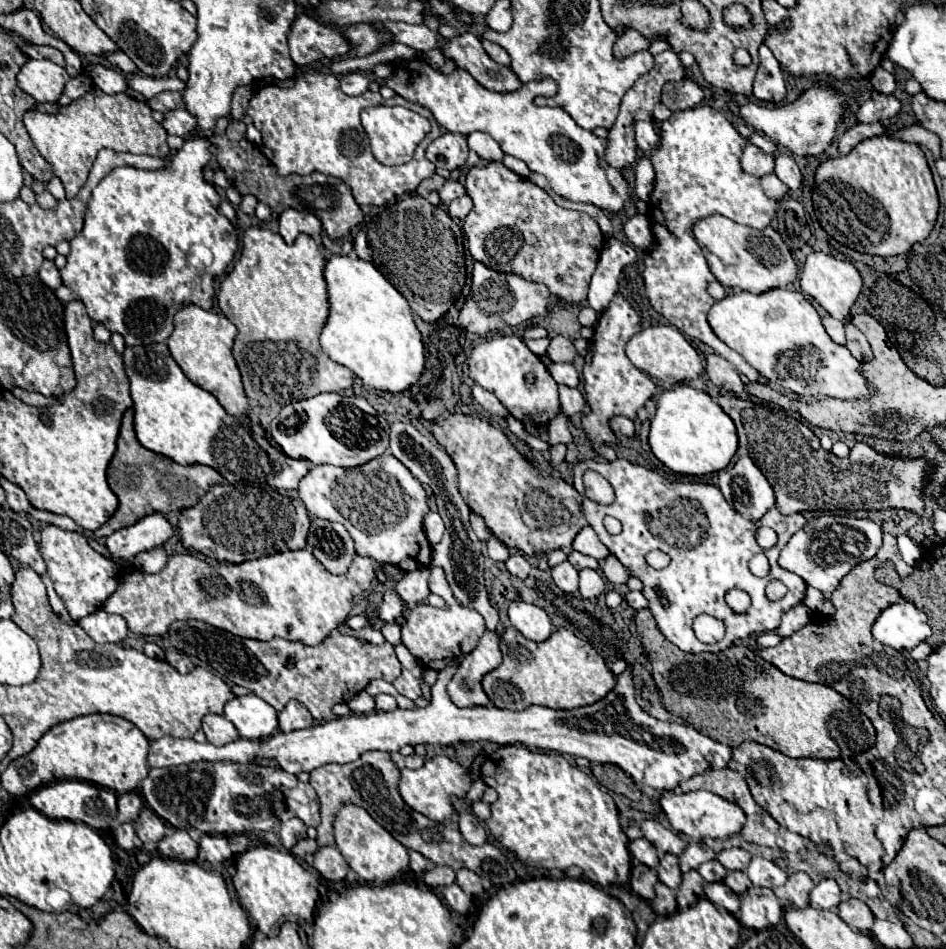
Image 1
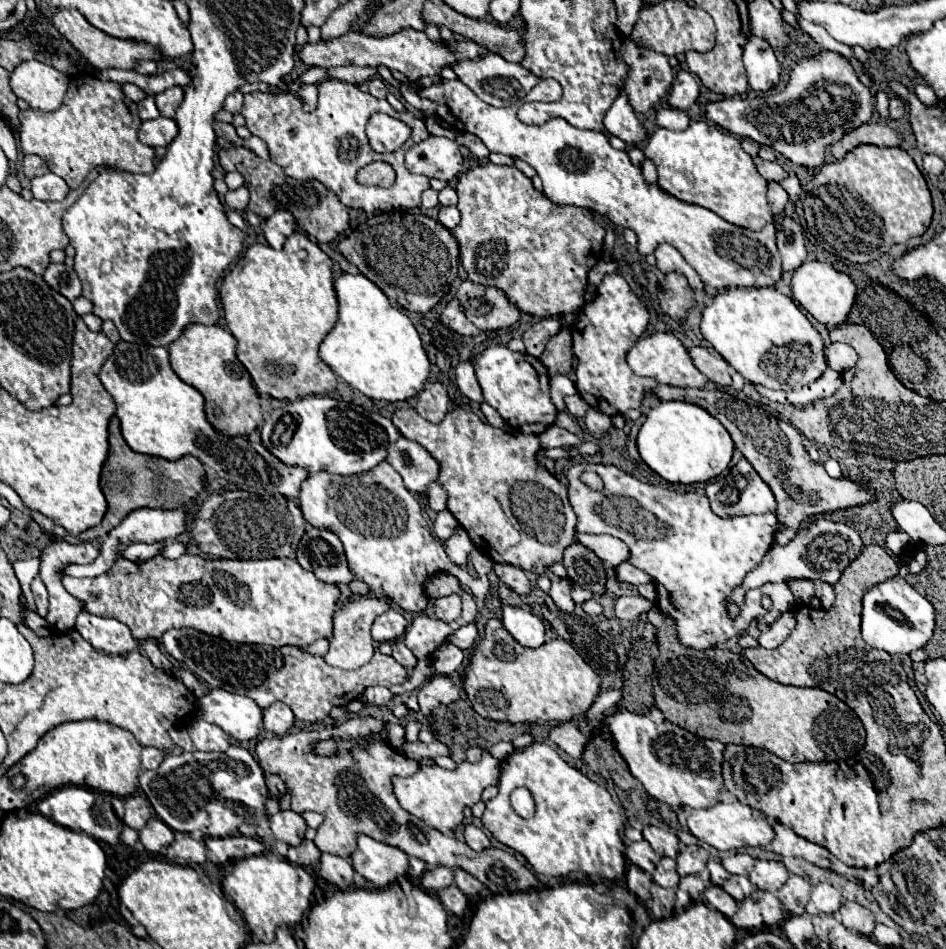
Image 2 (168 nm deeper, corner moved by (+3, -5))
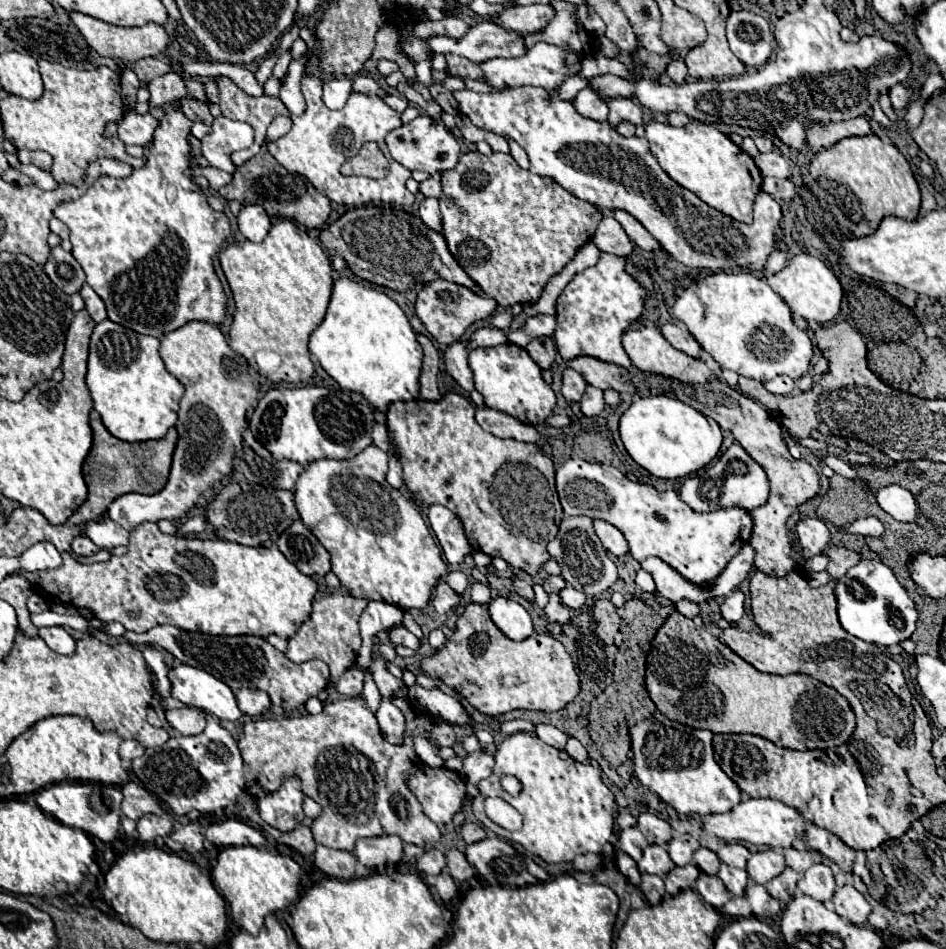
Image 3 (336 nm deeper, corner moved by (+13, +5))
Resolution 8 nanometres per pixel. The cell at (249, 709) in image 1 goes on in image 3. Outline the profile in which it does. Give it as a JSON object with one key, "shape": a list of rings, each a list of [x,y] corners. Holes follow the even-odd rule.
{"shape":[[[181,664],[179,668],[171,668],[169,678],[173,682],[173,696],[177,700],[181,700],[189,706],[203,708],[203,710],[211,712],[213,716],[217,716],[219,720],[239,720],[241,718],[241,710],[237,706],[237,698],[235,698],[233,690],[227,684],[223,684],[221,680],[217,680],[215,676],[211,676],[209,672]]]}

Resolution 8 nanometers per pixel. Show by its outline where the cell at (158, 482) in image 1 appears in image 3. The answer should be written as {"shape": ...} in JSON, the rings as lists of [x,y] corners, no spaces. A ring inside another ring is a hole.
{"shape":[[[91,410],[91,428],[93,428],[93,448],[83,464],[83,476],[89,488],[89,496],[85,504],[65,522],[65,526],[77,526],[83,522],[93,522],[103,516],[107,506],[129,492],[139,494],[157,494],[165,488],[169,480],[169,470],[173,462],[173,452],[177,444],[177,430],[169,430],[163,440],[149,440],[149,442],[123,442],[115,438],[101,422],[99,412]]]}

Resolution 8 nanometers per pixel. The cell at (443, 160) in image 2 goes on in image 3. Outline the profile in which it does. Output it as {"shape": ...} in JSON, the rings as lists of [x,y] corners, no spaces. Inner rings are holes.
{"shape":[[[427,114],[389,132],[387,146],[389,146],[391,156],[401,166],[405,166],[409,170],[423,170],[429,174],[439,174],[443,170],[449,170],[459,160],[459,142],[455,140],[455,136],[445,128],[445,124],[441,120],[433,120]]]}

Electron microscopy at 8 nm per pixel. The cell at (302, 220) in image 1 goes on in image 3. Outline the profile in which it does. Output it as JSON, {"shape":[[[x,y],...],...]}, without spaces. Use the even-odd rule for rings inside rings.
{"shape":[[[243,206],[237,216],[237,224],[239,232],[251,242],[261,242],[271,228],[271,220],[263,206]]]}

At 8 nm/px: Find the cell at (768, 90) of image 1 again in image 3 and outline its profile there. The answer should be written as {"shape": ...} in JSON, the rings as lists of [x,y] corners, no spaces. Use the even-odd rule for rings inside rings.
{"shape":[[[749,10],[729,14],[727,40],[731,52],[745,66],[763,66],[773,52],[773,34],[769,30],[769,22]]]}

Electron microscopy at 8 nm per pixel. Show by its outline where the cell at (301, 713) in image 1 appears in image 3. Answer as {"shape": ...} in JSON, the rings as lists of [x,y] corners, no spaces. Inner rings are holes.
{"shape":[[[237,690],[237,704],[243,714],[261,716],[269,710],[271,698],[263,690]]]}

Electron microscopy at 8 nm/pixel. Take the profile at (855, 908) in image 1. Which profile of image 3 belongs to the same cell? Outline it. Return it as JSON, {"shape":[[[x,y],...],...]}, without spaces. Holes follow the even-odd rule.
{"shape":[[[853,886],[837,888],[833,894],[833,906],[841,918],[845,918],[857,926],[865,924],[869,912],[871,912],[871,906],[865,900],[865,896],[861,892],[857,892]]]}

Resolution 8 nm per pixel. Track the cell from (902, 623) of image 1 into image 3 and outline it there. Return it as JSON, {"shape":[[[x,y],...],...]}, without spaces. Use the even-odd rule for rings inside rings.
{"shape":[[[861,560],[837,582],[837,612],[843,630],[879,646],[899,644],[915,632],[917,608],[907,588],[881,560]]]}

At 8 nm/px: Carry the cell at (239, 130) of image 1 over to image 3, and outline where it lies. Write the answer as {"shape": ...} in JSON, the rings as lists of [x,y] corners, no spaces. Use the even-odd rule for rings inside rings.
{"shape":[[[183,98],[181,102],[181,110],[185,110],[185,116],[191,118],[193,122],[203,122],[203,124],[213,124],[213,116],[209,112],[209,106],[205,102],[199,102],[199,100],[193,100],[193,98]]]}

